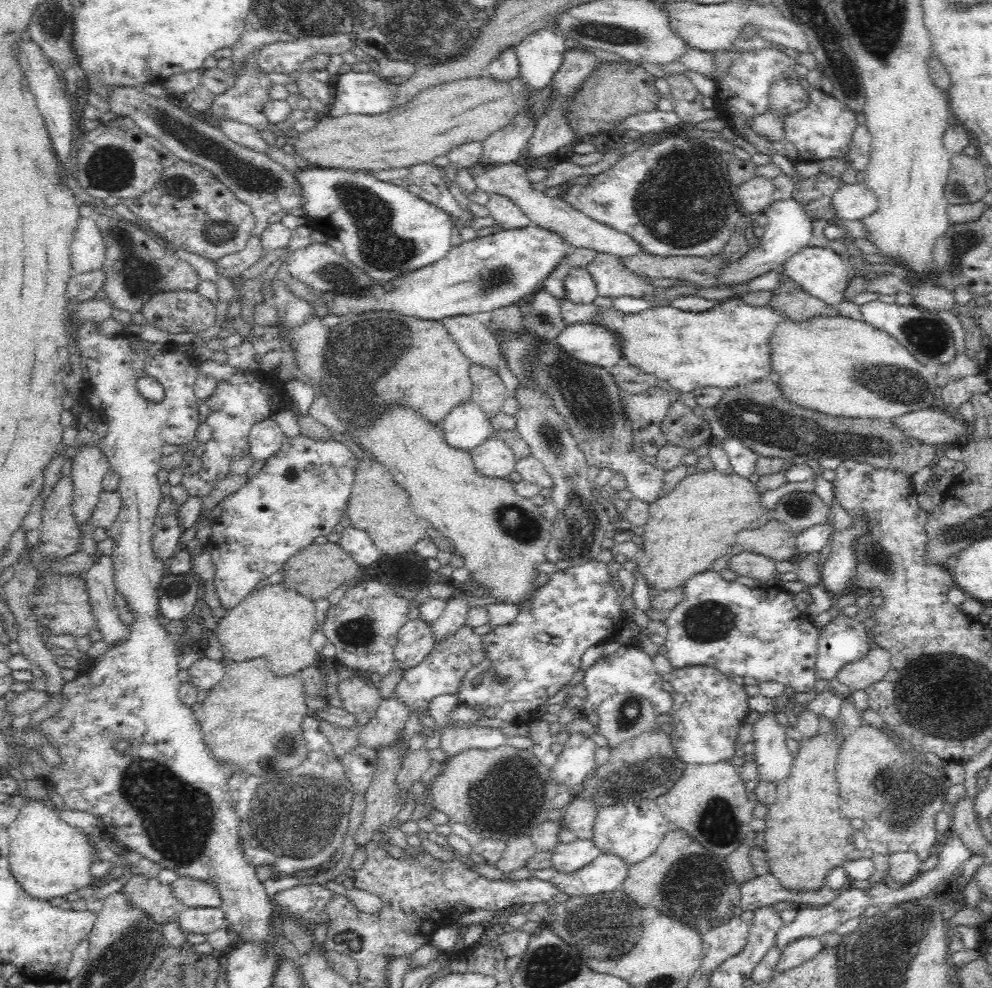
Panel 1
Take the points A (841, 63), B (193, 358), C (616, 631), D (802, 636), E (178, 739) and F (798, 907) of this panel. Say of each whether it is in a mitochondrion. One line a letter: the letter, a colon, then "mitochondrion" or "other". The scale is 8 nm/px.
A: mitochondrion
B: other
C: other
D: other
E: other
F: other

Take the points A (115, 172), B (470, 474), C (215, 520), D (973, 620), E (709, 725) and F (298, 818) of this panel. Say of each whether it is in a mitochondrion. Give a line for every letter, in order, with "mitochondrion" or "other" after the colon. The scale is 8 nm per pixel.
A: mitochondrion
B: other
C: other
D: other
E: other
F: mitochondrion

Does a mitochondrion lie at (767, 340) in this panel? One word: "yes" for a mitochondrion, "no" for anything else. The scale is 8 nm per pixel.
no

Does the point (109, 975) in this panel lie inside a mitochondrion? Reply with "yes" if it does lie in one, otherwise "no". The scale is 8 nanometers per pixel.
yes

